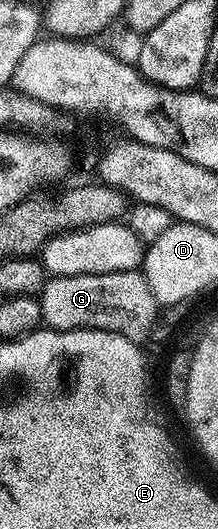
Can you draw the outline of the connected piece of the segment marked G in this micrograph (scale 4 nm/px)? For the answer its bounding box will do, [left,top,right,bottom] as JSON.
[42,269,160,342]

